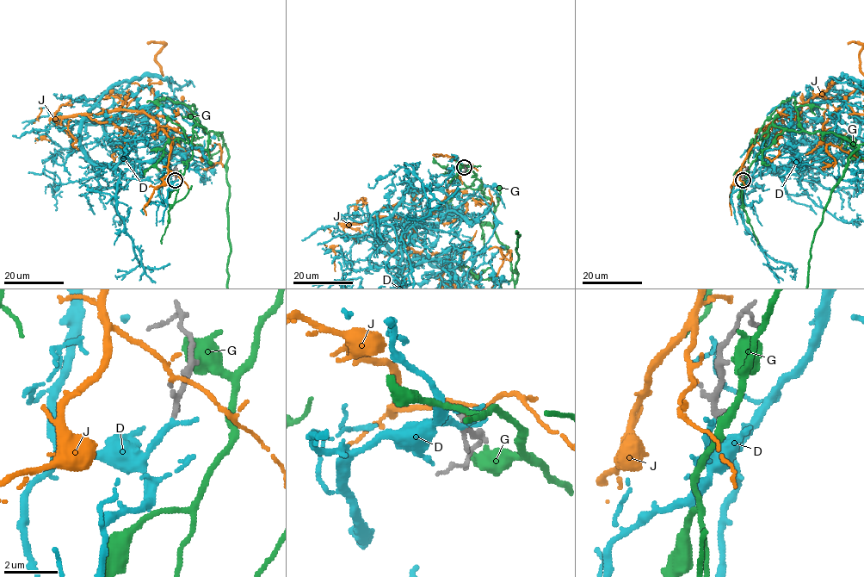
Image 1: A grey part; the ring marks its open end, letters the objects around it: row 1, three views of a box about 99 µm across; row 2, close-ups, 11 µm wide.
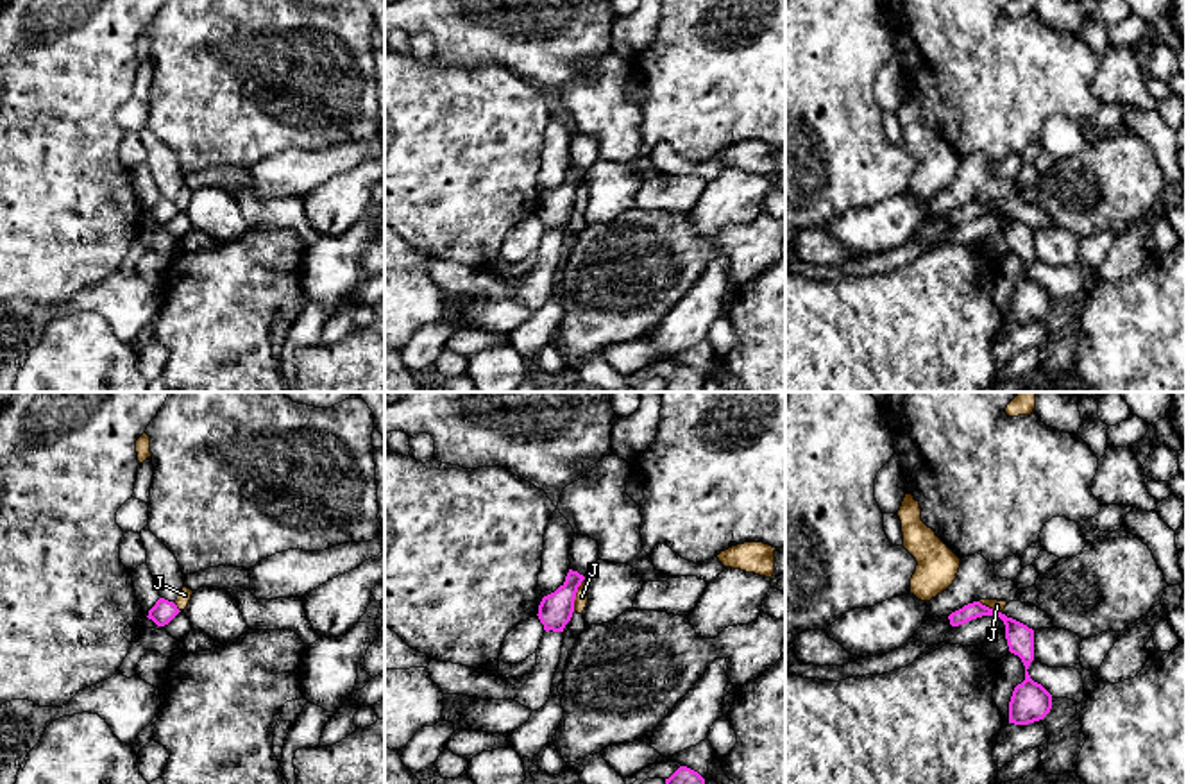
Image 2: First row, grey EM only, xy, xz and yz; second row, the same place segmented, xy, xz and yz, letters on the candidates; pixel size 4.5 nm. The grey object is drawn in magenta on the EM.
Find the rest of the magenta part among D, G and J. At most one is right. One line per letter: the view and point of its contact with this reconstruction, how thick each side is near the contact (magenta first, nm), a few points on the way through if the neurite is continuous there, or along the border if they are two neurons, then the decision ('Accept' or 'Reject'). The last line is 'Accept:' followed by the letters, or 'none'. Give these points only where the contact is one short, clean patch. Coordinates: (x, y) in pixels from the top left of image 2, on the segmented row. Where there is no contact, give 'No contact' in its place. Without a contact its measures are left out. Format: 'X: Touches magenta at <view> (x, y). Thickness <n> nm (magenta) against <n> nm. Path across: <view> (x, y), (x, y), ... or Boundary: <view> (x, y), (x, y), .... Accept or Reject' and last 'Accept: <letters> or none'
D: No contact. Accept
G: No contact. Reject
J: Touches magenta at xz (575, 595). Thickness 160 nm (magenta) against 60 nm. Boundary: xz (584, 579), (573, 611). Reject
Accept: D

